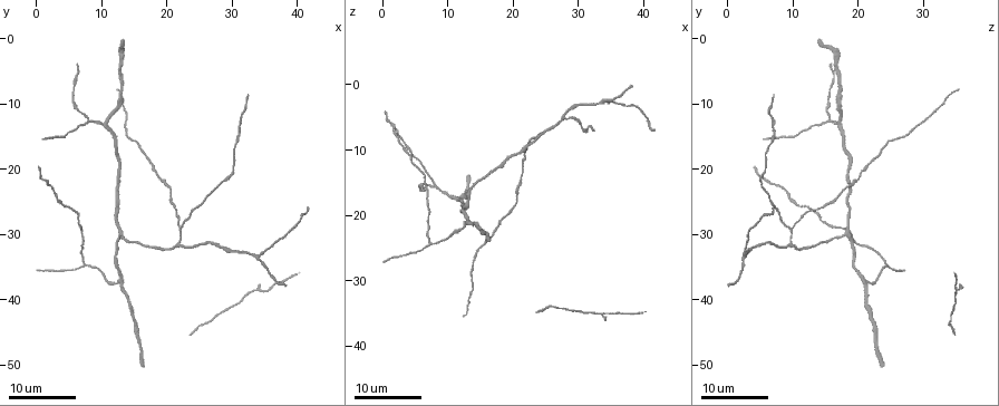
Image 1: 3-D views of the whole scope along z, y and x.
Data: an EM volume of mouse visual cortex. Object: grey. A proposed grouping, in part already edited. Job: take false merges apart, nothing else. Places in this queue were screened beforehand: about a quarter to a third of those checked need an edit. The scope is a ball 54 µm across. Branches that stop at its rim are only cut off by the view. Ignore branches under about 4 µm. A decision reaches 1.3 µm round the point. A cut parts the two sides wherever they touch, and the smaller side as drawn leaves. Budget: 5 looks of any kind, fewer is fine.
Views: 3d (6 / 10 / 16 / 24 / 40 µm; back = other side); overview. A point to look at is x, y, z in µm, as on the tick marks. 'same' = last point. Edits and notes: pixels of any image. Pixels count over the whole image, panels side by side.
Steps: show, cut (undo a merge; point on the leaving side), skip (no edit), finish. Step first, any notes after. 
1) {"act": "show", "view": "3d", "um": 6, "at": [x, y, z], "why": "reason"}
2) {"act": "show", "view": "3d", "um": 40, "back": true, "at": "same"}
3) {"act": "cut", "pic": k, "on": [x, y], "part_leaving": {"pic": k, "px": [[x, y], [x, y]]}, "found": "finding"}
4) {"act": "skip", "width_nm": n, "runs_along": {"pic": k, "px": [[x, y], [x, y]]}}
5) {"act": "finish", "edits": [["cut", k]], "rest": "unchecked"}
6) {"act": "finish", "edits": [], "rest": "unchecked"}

{"act": "show", "view": "3d", "um": 16, "at": [12.5, 37.5, 21.5]}

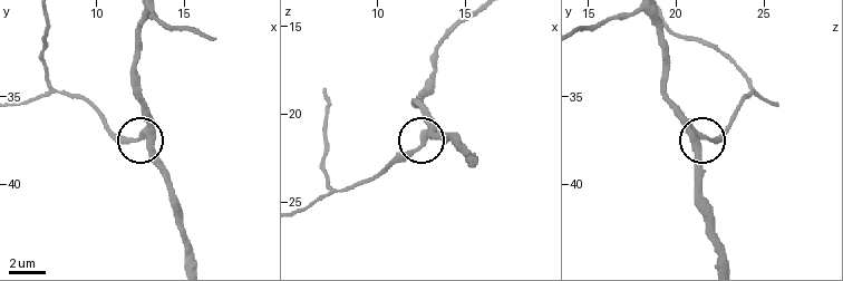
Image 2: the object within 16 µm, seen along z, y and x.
{"act": "show", "view": "3d", "um": 6, "at": [12.7, 37.3, 21.4]}

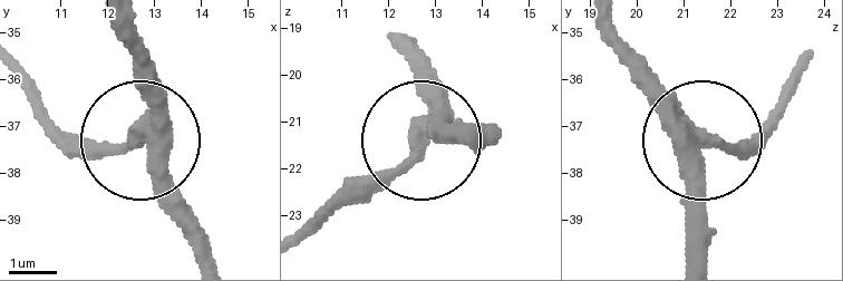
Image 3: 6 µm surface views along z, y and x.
{"act": "show", "view": "3d", "um": 6, "back": true, "at": [12.60, 37.35, 21.50]}

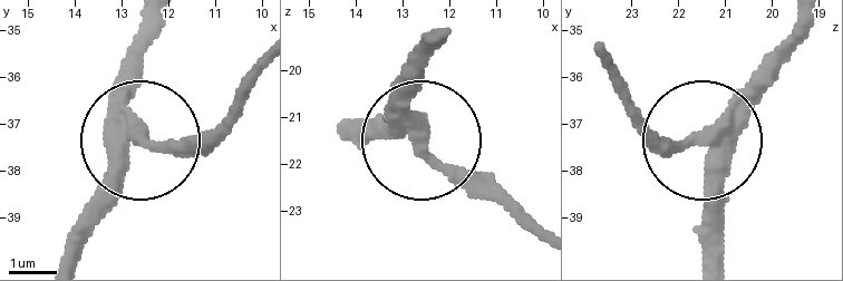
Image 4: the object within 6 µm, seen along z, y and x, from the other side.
{"act": "skip", "arms": 3, "runs_along": {"pic": 4, "px": [[161, 27], [136, 75], [141, 132], [173, 147], [216, 139]]}, "found": "all the same cell"}

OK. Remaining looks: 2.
{"act": "show", "view": "3d", "um": 24, "at": [7.5, 34.5, 24.0], "why": "a fork"}

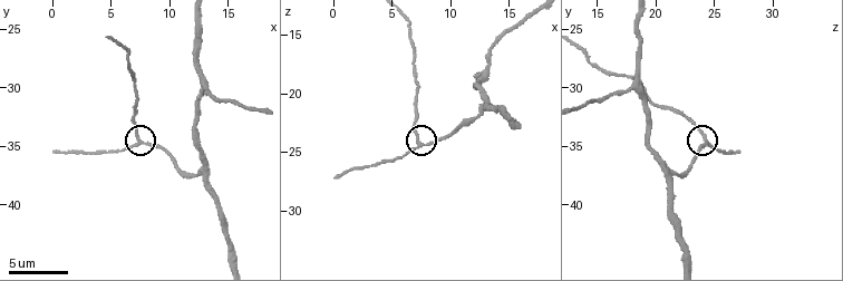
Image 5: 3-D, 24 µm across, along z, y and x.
{"act": "show", "view": "3d", "um": 6, "at": [7.4, 34.4, 24.4]}

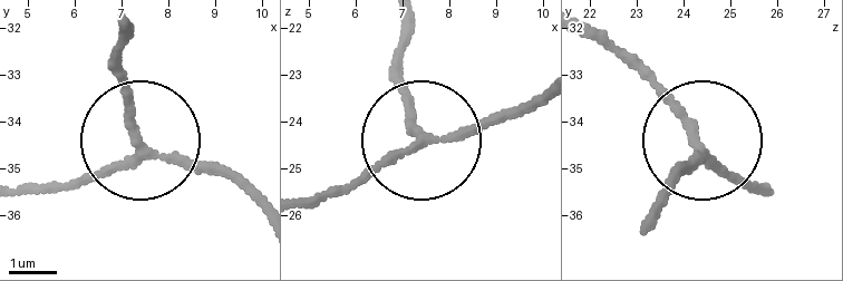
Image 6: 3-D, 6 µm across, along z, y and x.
{"act": "skip", "runs_along": {"pic": 6, "px": [[255, 202], [147, 149], [44, 190]]}, "found": "all the same cell"}

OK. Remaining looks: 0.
{"act": "finish", "edits": [], "rest": "unchecked"}

